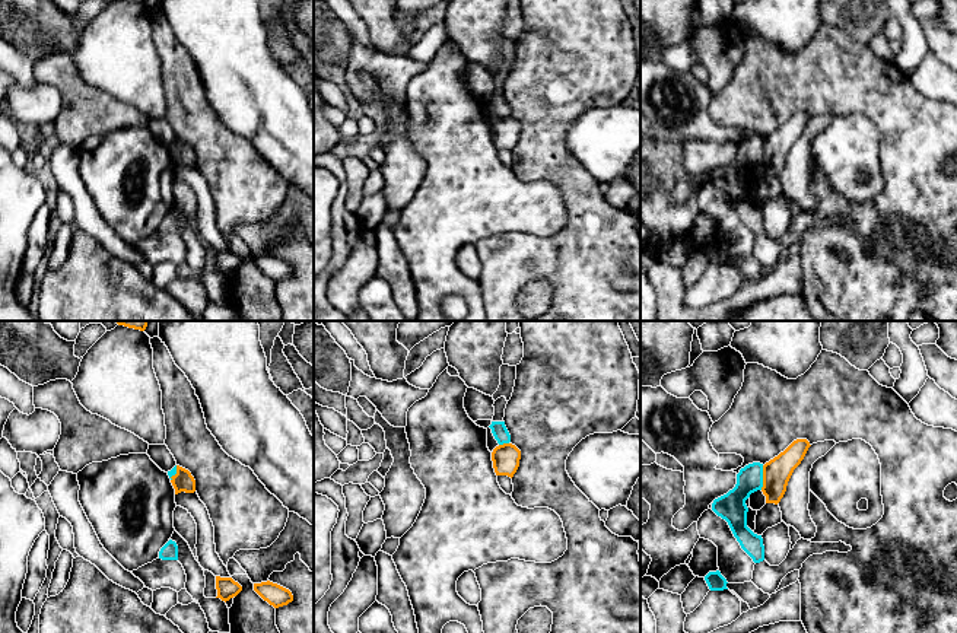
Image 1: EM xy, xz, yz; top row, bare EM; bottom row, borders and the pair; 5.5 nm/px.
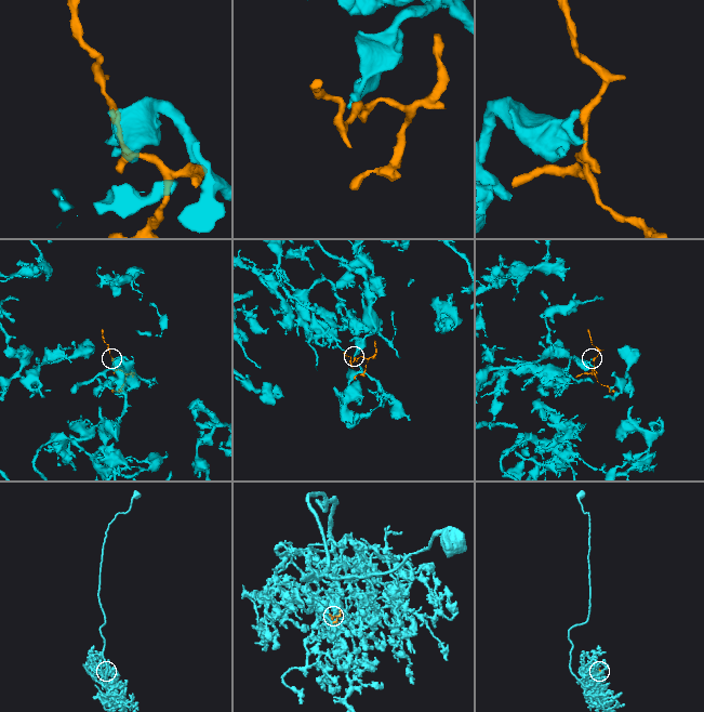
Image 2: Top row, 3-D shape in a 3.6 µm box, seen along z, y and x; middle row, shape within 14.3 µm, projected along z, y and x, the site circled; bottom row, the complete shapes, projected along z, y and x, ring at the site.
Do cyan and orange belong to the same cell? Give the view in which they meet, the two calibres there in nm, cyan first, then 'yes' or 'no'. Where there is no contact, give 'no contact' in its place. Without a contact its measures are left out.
contact in yz; calibres 160 and 160 nm; no

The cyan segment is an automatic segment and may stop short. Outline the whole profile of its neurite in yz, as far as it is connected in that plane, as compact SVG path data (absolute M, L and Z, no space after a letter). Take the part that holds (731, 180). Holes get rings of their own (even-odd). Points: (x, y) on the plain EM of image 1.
M753 136L740 143L735 160L712 176L712 184L728 195L741 222L754 236L764 233L764 219L762 209L754 207L747 200L748 181L745 174L751 166L762 163L762 160L763 137Z

